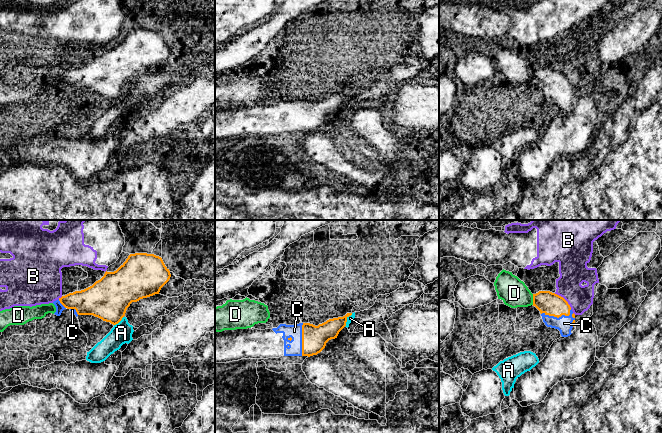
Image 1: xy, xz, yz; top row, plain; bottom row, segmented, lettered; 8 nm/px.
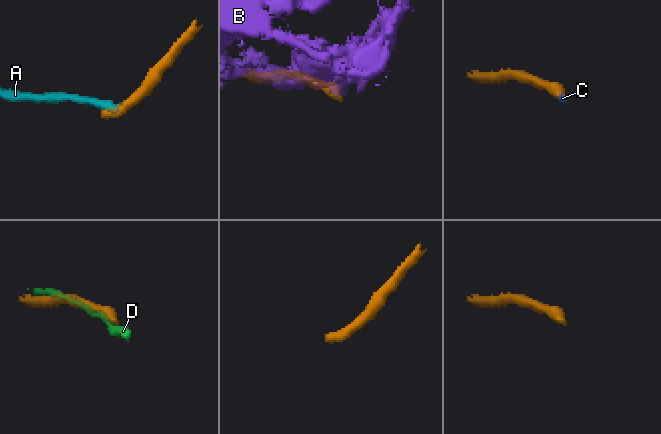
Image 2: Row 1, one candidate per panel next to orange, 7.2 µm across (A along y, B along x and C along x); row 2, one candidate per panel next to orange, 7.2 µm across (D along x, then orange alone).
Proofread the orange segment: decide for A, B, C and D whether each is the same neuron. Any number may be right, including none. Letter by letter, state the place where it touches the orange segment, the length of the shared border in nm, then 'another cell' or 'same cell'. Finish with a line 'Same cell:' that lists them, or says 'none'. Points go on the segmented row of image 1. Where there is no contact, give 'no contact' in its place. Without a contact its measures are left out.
A: xz (346, 320) | 130 nm | another cell
B: yz (564, 299) | 190 nm | another cell
C: yz (562, 314) | 280 nm | same cell
D: yz (533, 299) | 90 nm | another cell
Same cell: C

